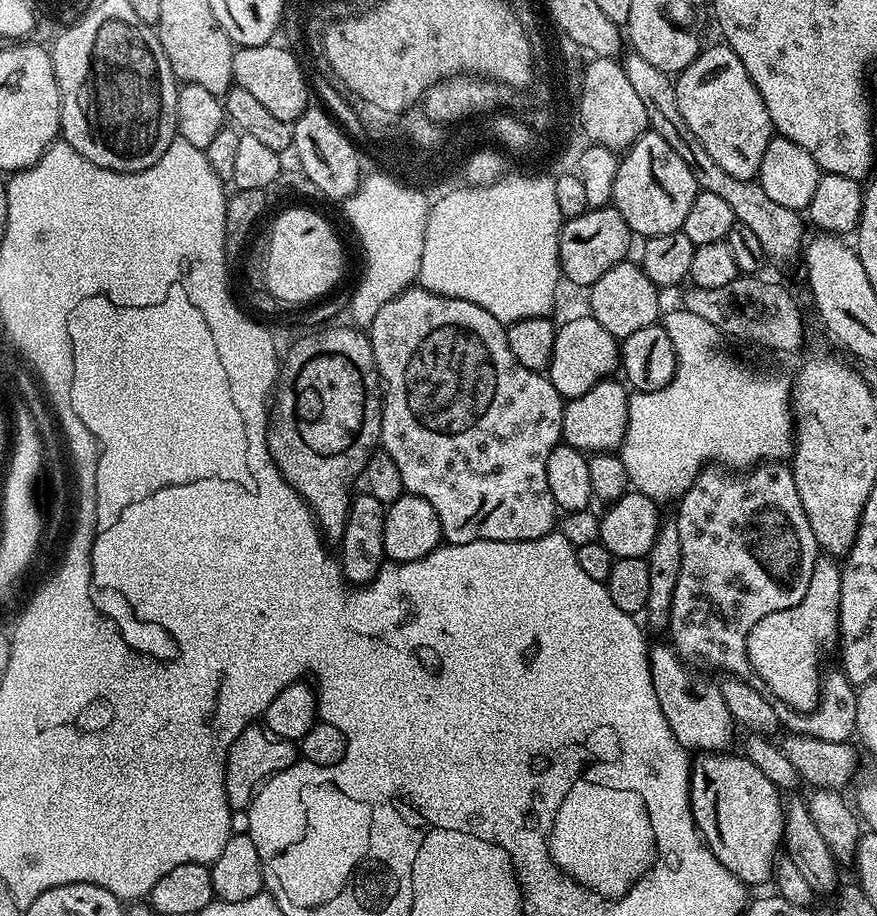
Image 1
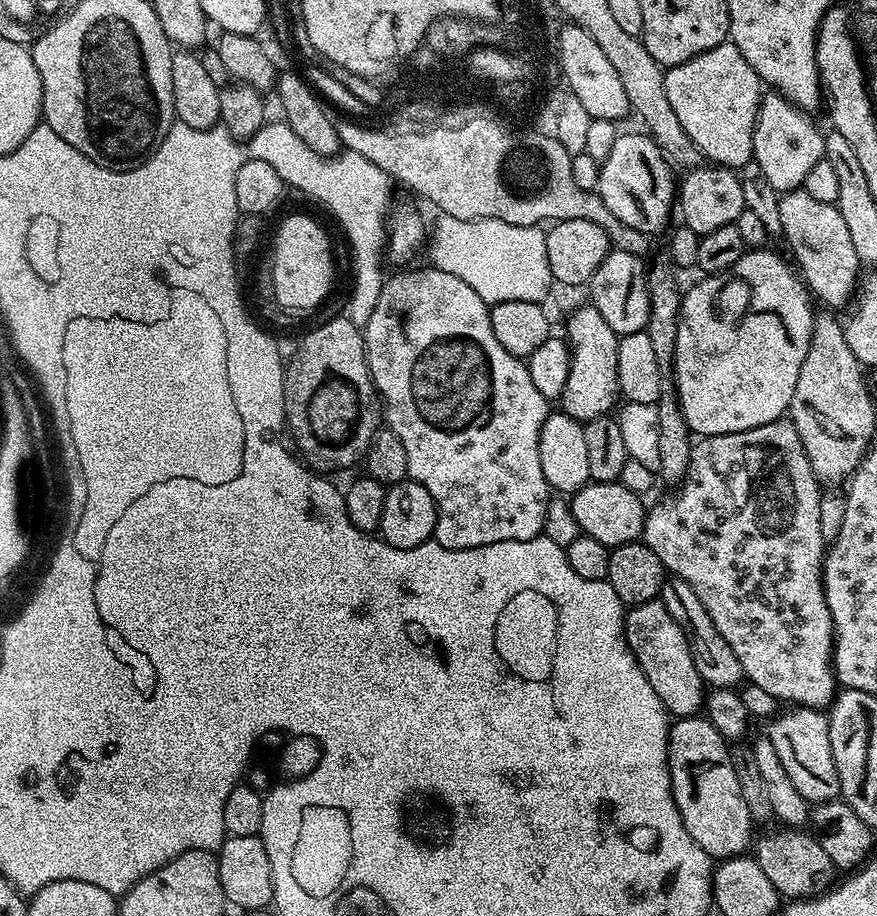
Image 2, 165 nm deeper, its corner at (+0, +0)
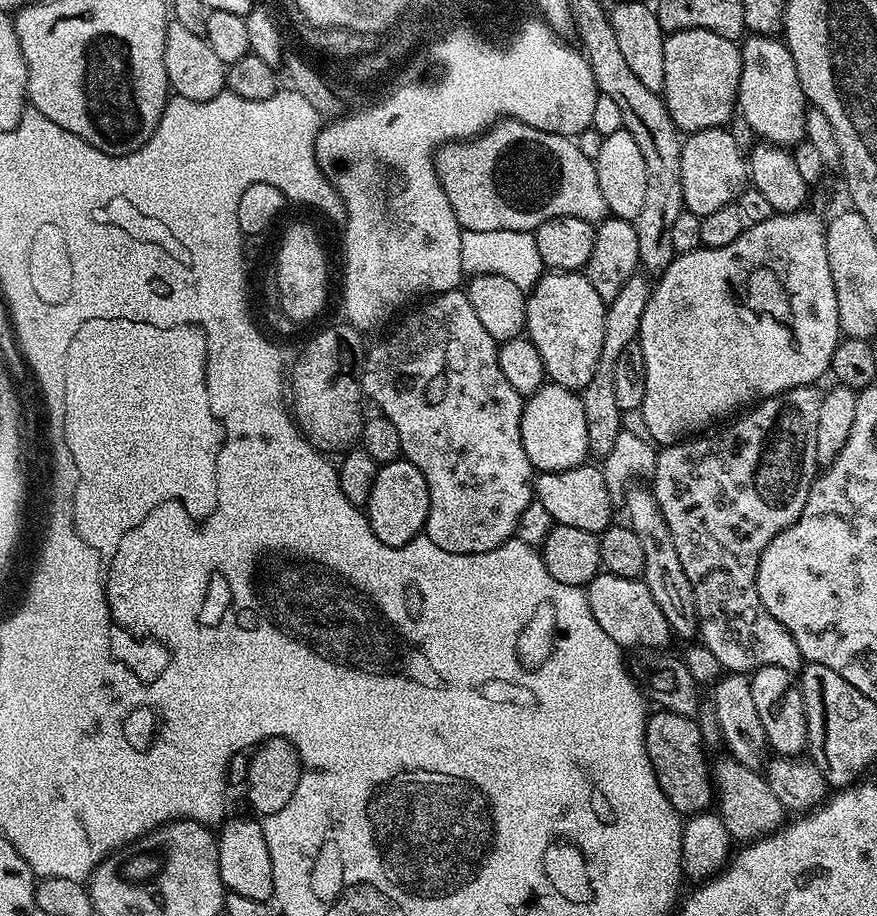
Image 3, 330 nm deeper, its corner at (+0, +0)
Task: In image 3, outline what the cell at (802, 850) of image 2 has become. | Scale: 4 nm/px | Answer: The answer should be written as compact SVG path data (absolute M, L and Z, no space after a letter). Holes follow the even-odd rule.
M724 754L720 761L710 768L710 779L714 785L714 804L722 822L726 822L726 830L730 830L733 841L751 842L762 836L771 836L786 820L786 809L774 790L770 790L767 775L757 769L744 766L731 754Z

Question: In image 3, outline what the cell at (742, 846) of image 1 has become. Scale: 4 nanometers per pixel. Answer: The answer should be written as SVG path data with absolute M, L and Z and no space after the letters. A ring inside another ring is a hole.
M656 710L648 717L646 754L654 766L662 794L681 814L705 811L713 803L714 785L710 779L710 760L704 757L704 736L690 716Z

